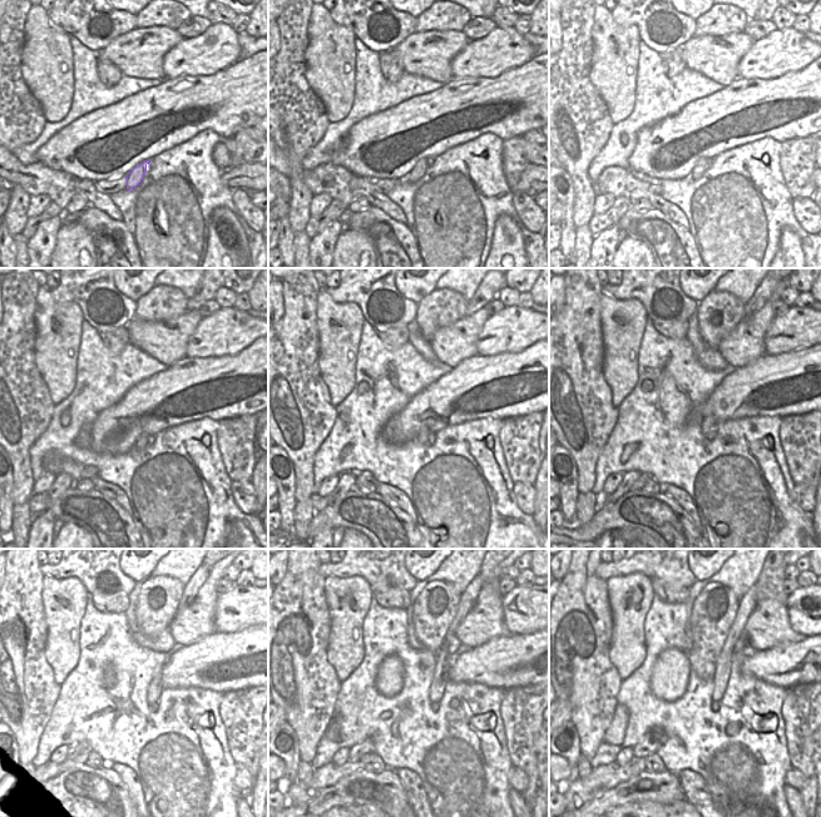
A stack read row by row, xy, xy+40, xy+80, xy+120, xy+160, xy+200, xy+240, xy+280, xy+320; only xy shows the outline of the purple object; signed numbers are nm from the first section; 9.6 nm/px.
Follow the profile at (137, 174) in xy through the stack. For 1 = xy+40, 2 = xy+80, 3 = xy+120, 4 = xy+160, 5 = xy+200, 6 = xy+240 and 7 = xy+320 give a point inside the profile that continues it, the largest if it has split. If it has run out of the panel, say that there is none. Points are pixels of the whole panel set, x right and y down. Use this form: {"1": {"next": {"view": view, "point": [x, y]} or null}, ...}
{"1": {"next": {"view": "xy+40", "point": [419, 169]}}, "2": {"next": {"view": "xy+80", "point": [703, 164]}}, "3": {"next": {"view": "xy+120", "point": [143, 440]}}, "4": {"next": {"view": "xy+160", "point": [425, 436]}}, "5": {"next": {"view": "xy+200", "point": [708, 425]}}, "6": {"next": {"view": "xy+240", "point": [154, 691]}}, "7": {"next": {"view": "xy+320", "point": [747, 603]}}}

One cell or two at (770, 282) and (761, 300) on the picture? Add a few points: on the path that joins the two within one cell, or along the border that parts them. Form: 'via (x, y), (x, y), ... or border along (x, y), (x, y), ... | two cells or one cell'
via (767, 286), (761, 296) | one cell

